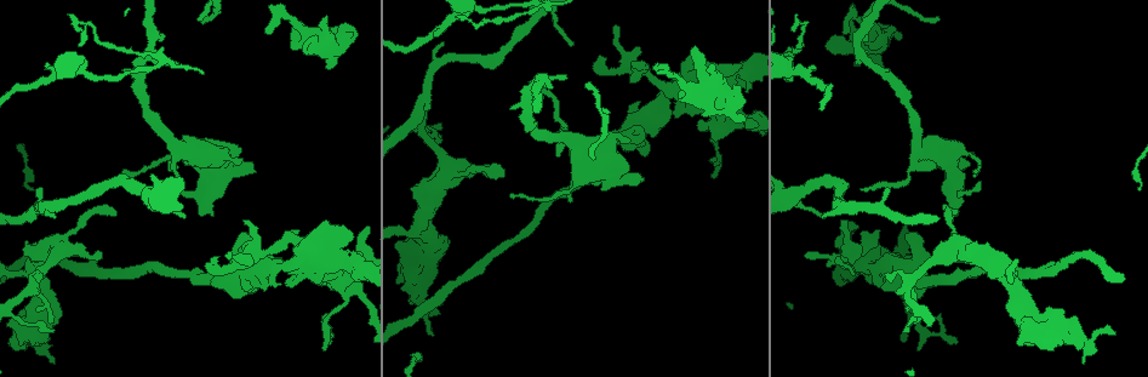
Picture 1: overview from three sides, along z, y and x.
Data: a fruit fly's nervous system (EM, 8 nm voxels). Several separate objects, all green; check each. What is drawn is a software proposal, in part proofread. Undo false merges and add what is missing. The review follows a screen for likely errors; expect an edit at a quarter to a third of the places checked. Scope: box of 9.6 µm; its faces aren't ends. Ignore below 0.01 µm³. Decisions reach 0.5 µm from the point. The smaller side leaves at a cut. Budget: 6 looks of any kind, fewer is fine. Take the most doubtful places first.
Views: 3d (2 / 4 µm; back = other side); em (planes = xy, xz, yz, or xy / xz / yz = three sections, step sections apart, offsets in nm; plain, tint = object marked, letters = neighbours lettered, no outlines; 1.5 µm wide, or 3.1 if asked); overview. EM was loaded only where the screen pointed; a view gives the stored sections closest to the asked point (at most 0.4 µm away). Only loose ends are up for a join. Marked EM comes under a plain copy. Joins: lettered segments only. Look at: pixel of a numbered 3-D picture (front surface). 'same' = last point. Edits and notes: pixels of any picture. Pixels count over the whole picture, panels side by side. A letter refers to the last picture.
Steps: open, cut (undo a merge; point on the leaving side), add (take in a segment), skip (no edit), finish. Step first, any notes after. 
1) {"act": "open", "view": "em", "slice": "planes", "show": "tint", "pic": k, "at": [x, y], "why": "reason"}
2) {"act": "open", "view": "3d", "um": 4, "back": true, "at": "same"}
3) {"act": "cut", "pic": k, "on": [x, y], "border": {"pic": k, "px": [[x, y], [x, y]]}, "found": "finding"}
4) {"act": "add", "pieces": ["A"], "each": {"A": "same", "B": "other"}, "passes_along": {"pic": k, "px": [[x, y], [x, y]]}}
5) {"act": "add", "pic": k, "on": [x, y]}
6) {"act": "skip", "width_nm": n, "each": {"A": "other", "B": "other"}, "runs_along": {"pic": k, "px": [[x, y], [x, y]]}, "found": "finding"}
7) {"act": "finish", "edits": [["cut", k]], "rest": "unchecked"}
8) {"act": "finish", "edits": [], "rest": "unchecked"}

{"act": "open", "view": "em", "slice": "xz", "step": 8, "show": "tint", "pic": 1, "at": [968, 152], "why": "calibre changes"}

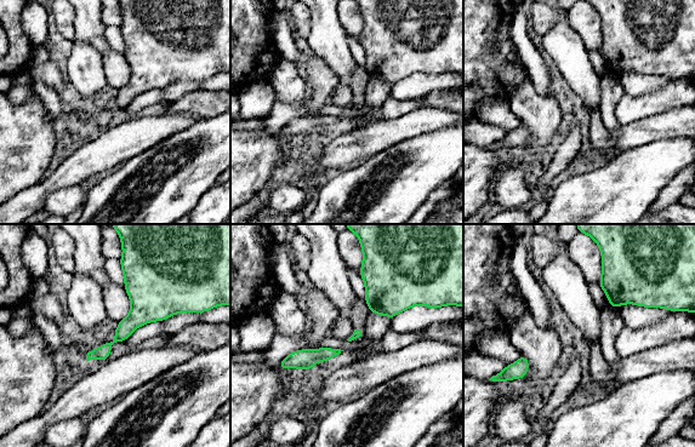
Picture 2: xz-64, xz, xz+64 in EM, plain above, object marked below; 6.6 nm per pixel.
{"act": "open", "view": "em", "slice": "planes", "show": "letters", "at": "same"}

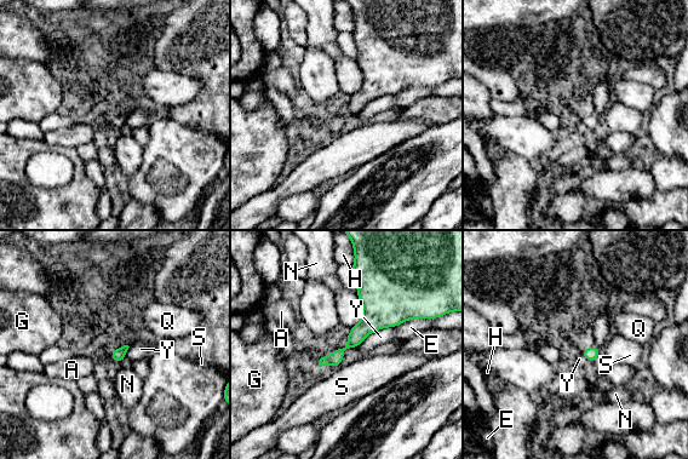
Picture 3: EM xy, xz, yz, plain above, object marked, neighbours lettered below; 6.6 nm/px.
{"act": "skip", "longest_contact_nm": ["Y", 300], "each": {"A": "other", "E": "other", "G": "other", "H": "other", "N": "other", "Q": "other", "S": "other", "Y": "other"}, "border": {"pic": 3, "px": [[394, 326], [371, 332], [355, 346]]}, "found": "one cell here"}

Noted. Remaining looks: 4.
{"act": "open", "view": "3d", "um": 4, "pic": 1, "at": [184, 217], "why": "free end"}

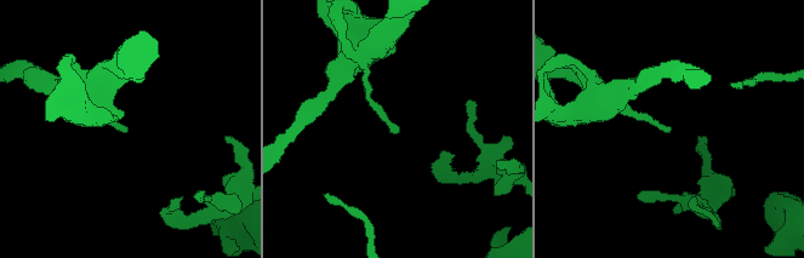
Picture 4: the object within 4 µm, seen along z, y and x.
{"act": "open", "view": "em", "slice": "xz", "step": 4, "show": "letters", "pic": 4, "at": [125, 130]}

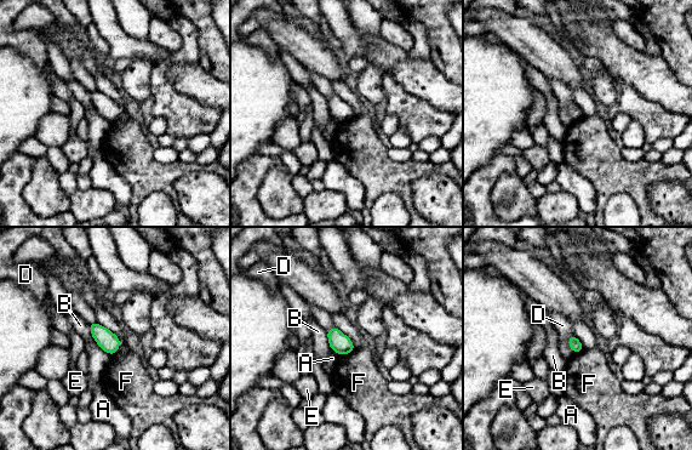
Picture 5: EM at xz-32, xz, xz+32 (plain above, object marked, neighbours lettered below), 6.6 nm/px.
{"act": "skip", "each": {"A": "other", "B": "other", "D": "other", "E": "other", "F": "other"}, "border": {"pic": 5, "px": [[572, 334], [567, 345], [575, 353]]}, "found": "none of them fits"}

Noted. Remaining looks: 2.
{"act": "open", "view": "em", "slice": "xz", "step": 4, "show": "letters", "pic": 1, "at": [704, 116], "why": "branch stops here"}

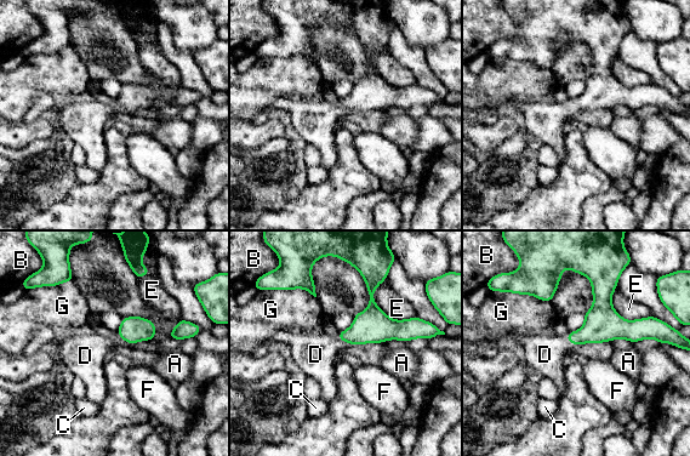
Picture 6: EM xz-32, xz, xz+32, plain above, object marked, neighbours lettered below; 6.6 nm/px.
{"act": "add", "pic": 6, "on": [315, 354], "each": {"A": "other", "B": "other", "C": "other", "D": "same", "E": "other", "F": "other", "G": "other"}, "passes_along": {"pic": 6, "px": [[372, 325], [342, 340], [315, 354]]}, "found": "the cell continues"}

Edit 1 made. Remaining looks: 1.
{"act": "finish", "edits": [["add", 6]], "rest": "unchecked"}

